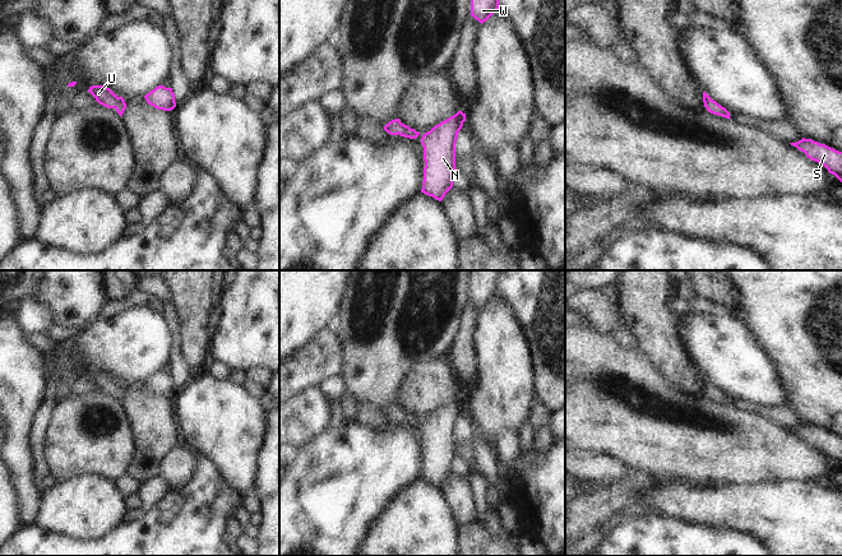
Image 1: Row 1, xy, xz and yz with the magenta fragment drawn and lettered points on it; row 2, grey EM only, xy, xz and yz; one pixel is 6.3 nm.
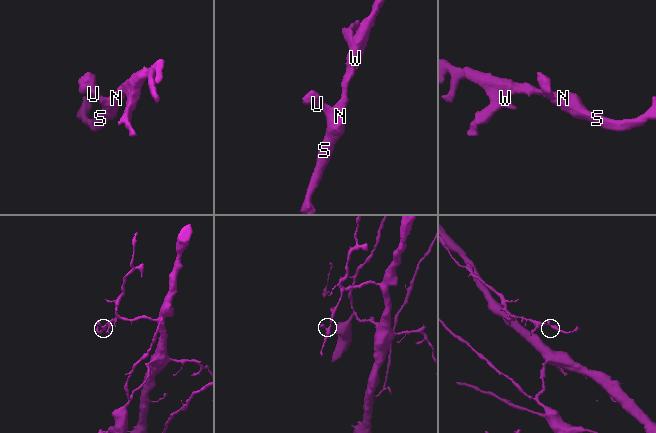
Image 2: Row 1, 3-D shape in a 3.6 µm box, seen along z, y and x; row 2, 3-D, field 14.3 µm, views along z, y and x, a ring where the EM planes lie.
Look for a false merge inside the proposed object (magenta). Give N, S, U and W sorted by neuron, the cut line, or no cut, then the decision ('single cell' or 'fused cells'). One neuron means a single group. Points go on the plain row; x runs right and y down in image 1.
N S U W; no cut; single cell

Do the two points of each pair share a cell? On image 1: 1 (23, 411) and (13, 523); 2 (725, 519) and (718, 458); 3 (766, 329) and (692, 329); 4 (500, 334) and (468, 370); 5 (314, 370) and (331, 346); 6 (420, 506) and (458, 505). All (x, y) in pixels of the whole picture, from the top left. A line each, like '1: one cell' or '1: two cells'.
1: two cells
2: two cells
3: two cells
4: two cells
5: one cell
6: two cells

